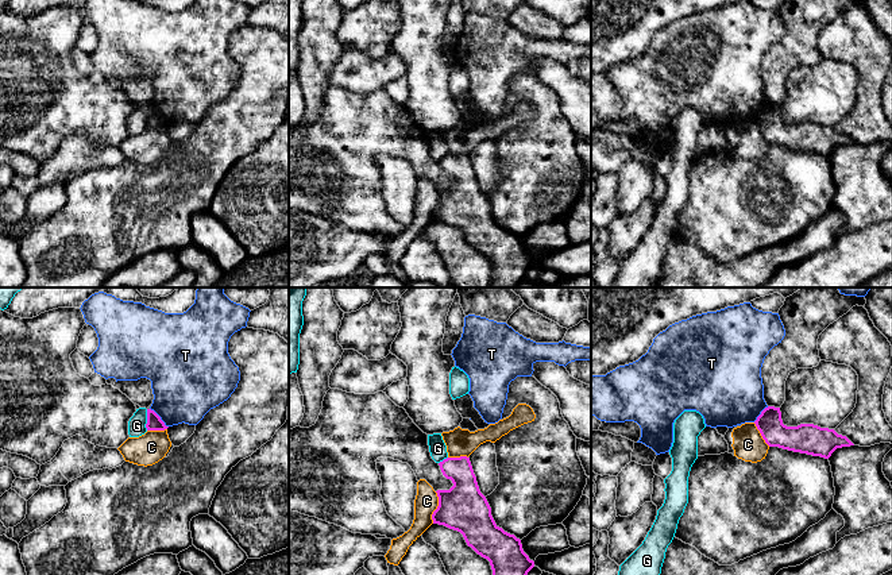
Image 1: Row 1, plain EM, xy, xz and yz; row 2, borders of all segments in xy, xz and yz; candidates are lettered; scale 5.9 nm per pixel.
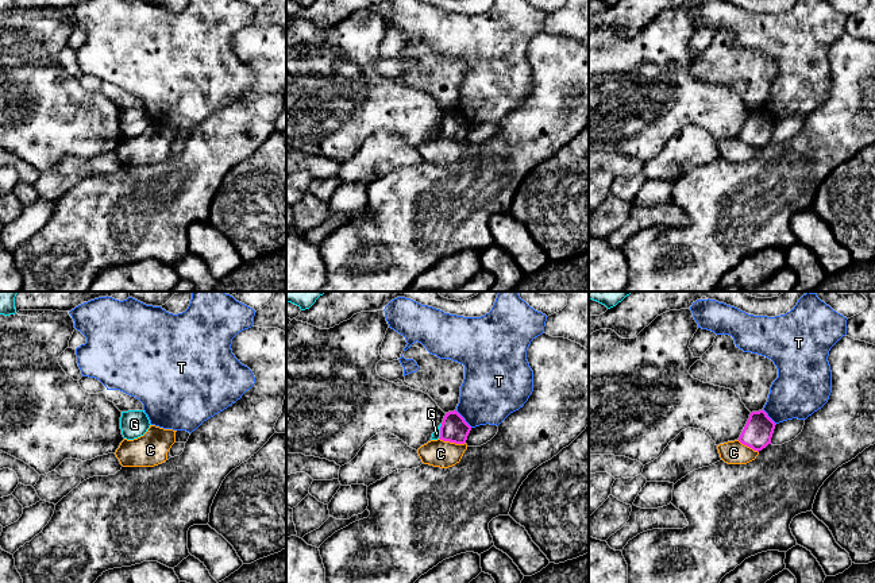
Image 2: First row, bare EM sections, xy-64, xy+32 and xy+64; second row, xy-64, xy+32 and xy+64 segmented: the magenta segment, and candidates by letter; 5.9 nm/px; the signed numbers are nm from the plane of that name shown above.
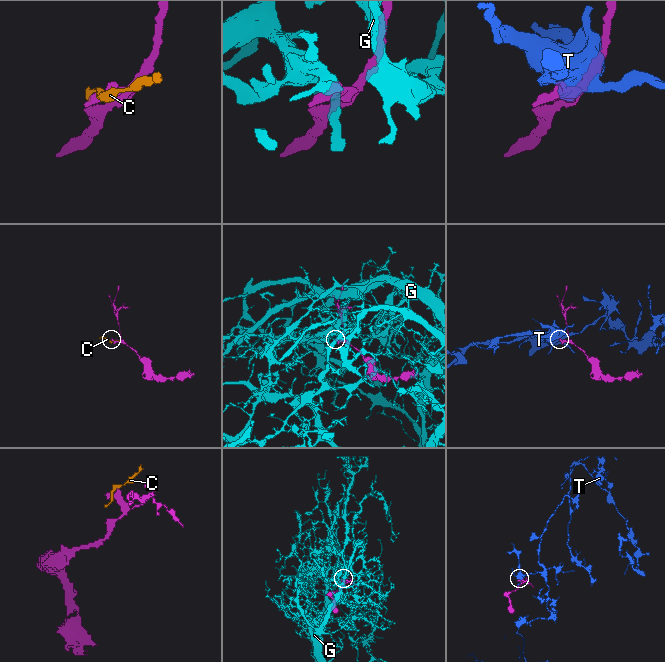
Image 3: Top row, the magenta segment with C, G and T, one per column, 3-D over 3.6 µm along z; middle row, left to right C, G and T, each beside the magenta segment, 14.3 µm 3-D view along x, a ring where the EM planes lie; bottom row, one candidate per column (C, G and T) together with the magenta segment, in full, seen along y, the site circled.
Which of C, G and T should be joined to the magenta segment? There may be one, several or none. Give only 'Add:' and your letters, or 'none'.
Add: none

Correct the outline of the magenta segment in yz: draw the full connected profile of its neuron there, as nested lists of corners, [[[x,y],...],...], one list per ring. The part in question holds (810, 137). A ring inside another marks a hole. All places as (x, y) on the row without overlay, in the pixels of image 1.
[[[768,104],[754,119],[769,144],[820,154],[829,157],[837,146],[854,143],[846,134],[834,127],[814,121],[787,124],[783,121],[780,105]]]

